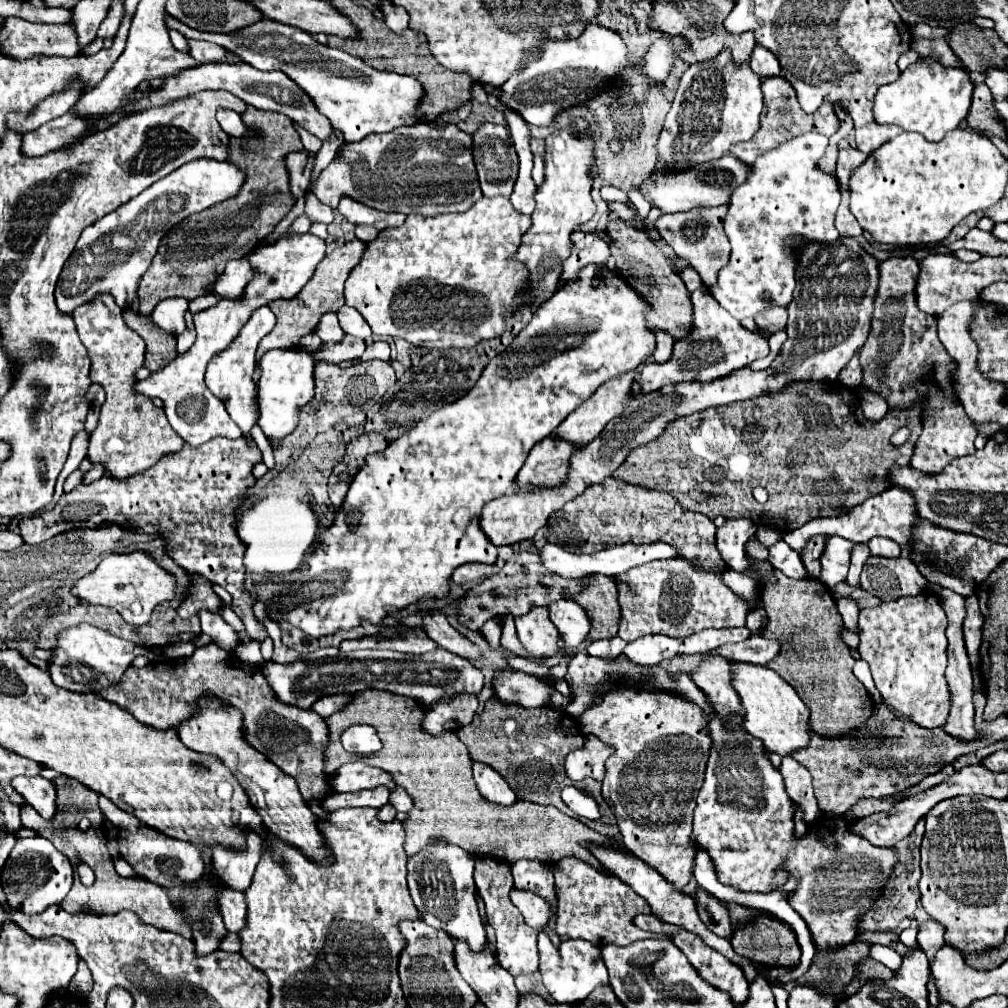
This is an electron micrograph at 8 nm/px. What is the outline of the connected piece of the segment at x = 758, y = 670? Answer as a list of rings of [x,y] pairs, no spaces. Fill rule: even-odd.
[[[732,663],[734,671],[734,687],[742,699],[742,707],[746,711],[744,729],[762,741],[768,753],[778,753],[780,757],[792,755],[798,749],[806,749],[810,741],[810,713],[802,703],[798,693],[774,671],[760,665],[738,665]]]

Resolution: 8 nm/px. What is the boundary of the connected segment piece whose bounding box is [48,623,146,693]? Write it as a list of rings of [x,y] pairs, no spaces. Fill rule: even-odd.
[[[80,623],[76,627],[70,627],[70,629],[64,629],[58,633],[58,643],[54,647],[54,655],[48,659],[48,671],[50,671],[50,677],[56,687],[64,687],[64,689],[82,693],[84,687],[88,687],[82,683],[82,665],[102,667],[102,677],[98,675],[94,683],[100,683],[100,681],[118,682],[124,674],[124,669],[130,665],[130,661],[138,653],[146,653],[146,647],[138,647],[132,641],[110,635],[90,623]],[[74,671],[78,671],[76,675],[80,675],[80,677],[74,677]]]

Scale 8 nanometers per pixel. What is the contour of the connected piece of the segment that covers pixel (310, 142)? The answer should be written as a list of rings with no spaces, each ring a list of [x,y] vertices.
[[[294,123],[295,130],[300,134],[301,141],[306,150],[316,154],[322,147],[322,141],[317,137],[312,135],[310,132],[299,126],[297,123]]]

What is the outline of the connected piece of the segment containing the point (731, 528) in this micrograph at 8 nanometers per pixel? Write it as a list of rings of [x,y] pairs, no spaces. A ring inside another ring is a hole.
[[[726,519],[726,523],[718,529],[716,543],[722,559],[736,571],[748,571],[752,577],[756,577],[756,569],[748,565],[744,545],[750,539],[750,535],[756,533],[756,525],[746,519]]]

